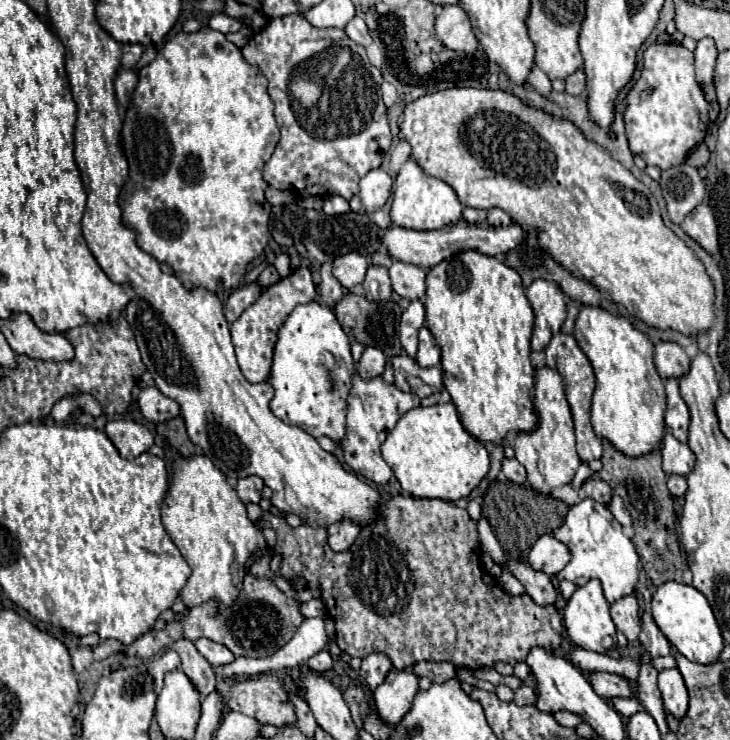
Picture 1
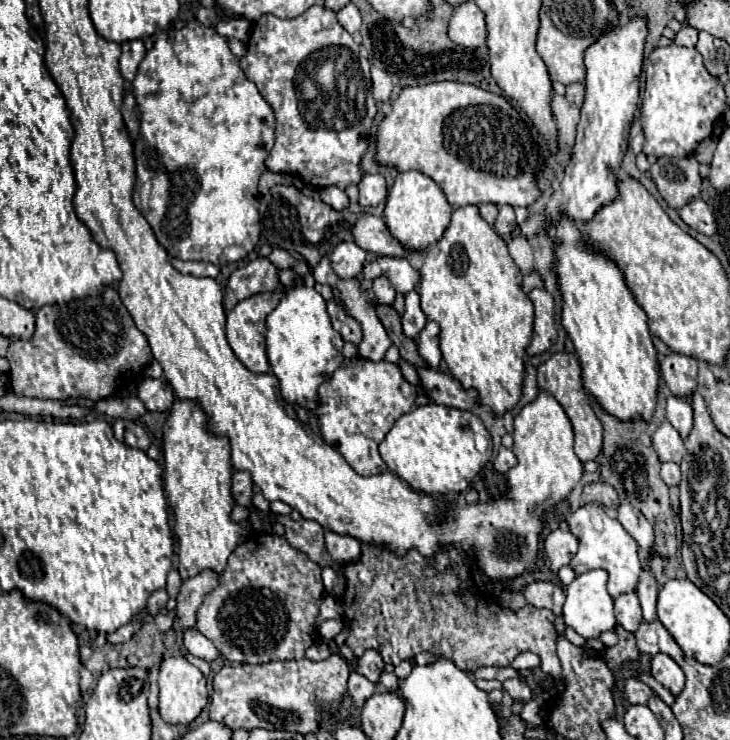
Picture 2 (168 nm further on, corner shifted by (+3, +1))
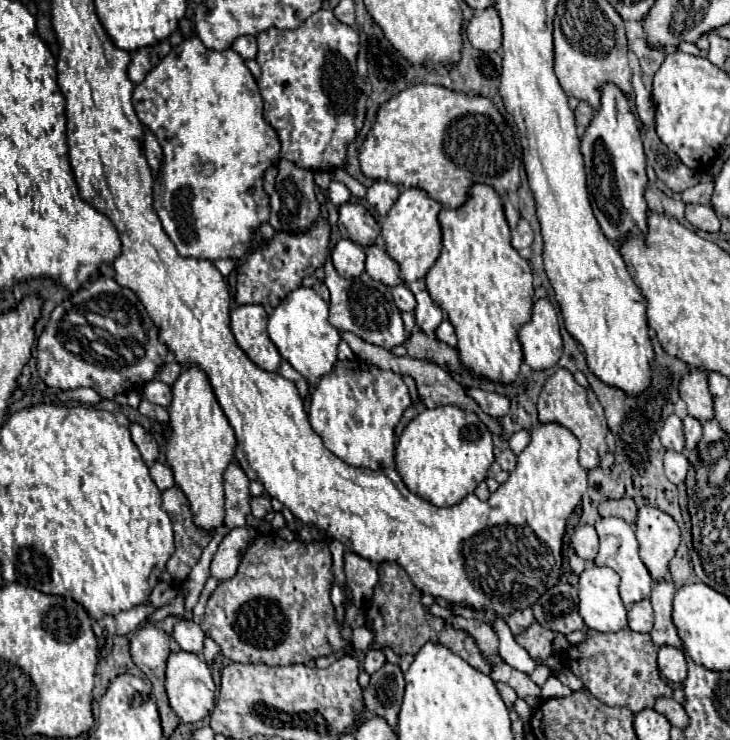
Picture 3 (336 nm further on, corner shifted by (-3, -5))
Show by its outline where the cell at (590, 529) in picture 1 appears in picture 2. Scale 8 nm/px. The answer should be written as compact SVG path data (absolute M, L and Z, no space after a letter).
M585 504L579 510L575 510L573 514L569 514L567 518L569 530L573 532L573 536L577 536L579 540L579 550L571 560L571 568L575 570L575 574L583 574L595 568L601 568L609 574L609 582L607 582L607 590L613 598L633 592L639 584L639 574L641 574L641 562L639 562L639 546L633 540L633 536L619 524L619 520L615 518L615 514L611 510L607 510L601 504Z

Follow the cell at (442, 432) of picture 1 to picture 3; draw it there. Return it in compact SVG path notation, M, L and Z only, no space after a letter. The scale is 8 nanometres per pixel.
M437 406L417 414L395 446L397 472L405 486L433 506L455 506L471 494L495 461L493 434L475 412L457 406Z

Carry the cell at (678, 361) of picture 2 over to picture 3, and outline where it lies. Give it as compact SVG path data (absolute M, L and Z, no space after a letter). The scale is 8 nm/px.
M691 370L679 384L679 394L687 404L689 416L697 418L699 422L707 422L713 418L713 398L707 388L707 376Z

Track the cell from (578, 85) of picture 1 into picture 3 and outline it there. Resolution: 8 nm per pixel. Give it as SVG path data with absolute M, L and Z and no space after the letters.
M579 102L577 110L575 110L575 118L577 118L577 124L579 126L587 128L589 122L591 122L591 118L593 118L593 108L587 102Z

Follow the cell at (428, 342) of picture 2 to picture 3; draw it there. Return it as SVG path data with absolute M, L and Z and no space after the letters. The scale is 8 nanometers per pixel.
M443 320L441 324L439 324L439 328L437 328L437 338L441 340L441 342L445 342L445 344L449 344L449 346L457 346L457 336L455 336L455 328L453 328L453 324L449 322L449 320Z

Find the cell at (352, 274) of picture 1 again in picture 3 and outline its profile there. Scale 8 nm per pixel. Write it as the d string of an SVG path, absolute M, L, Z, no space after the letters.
M347 238L337 240L337 244L333 246L333 252L331 252L331 260L333 260L335 270L343 278L355 278L355 276L365 272L363 248L359 244L347 240Z

